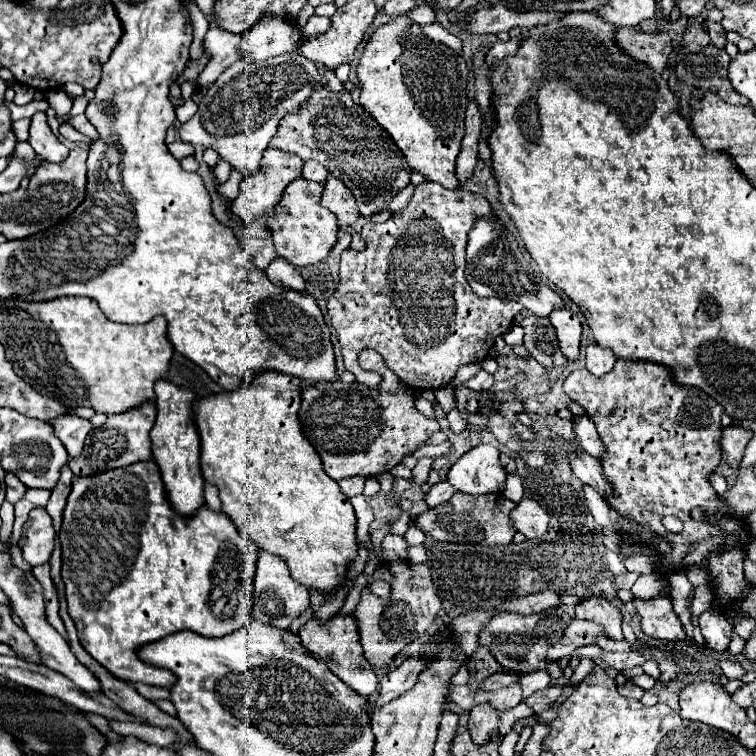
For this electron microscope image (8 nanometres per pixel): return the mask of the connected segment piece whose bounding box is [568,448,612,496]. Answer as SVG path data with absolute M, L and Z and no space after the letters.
M574 448L568 452L568 458L570 458L570 468L572 472L586 484L594 486L602 496L606 496L612 488L610 484L604 480L604 474L602 474L602 468L600 468L600 460L590 456L586 450L580 450L580 448Z

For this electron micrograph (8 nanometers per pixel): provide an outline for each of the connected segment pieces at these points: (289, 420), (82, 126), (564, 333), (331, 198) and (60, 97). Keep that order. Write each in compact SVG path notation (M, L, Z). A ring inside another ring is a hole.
M260 372L260 376L252 376L252 380L246 380L244 388L238 388L234 392L220 392L220 394L208 394L208 396L198 398L194 402L192 410L194 410L194 424L200 434L200 442L202 442L200 468L202 468L204 480L218 488L218 496L222 500L222 510L224 510L224 514L228 514L228 518L232 518L232 522L240 528L240 532L244 532L258 548L262 548L270 554L282 556L290 568L292 578L298 580L300 584L304 584L306 588L314 588L320 592L332 592L332 590L340 588L340 584L344 584L344 578L346 578L344 574L348 570L348 562L352 562L356 556L356 516L354 516L354 508L352 508L350 500L340 492L338 482L334 482L324 472L324 468L320 464L320 456L316 456L316 450L312 448L308 438L302 434L300 418L298 418L300 390L302 390L300 384L302 384L302 380L296 380L296 376L284 376L280 372Z
M80 114L80 116L72 118L72 120L70 120L70 124L72 124L72 126L74 126L78 132L82 132L82 134L90 136L92 140L96 140L96 138L98 138L98 132L94 130L94 126L88 122L88 118L86 118L84 114Z
M560 308L560 310L552 312L550 322L556 328L556 336L560 340L560 348L564 352L564 356L568 360L576 360L578 358L578 346L580 346L580 332L582 332L580 318L574 312Z
M332 174L328 176L328 180L324 184L322 204L332 214L336 214L340 224L354 224L360 218L352 192L348 192L348 188L344 184L340 184L340 180L336 180Z
M58 88L58 90L50 90L48 96L46 96L46 102L56 110L56 116L66 114L72 106L72 100L69 99L62 88Z

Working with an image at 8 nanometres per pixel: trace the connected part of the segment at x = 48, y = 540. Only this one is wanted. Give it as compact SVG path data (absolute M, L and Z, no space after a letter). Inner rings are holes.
M36 508L30 512L30 518L22 530L20 546L24 552L24 560L30 566L38 566L50 560L54 548L54 526L44 508Z

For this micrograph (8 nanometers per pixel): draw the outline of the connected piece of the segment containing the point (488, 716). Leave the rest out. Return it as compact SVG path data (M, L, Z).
M490 704L474 706L470 710L470 720L468 720L472 742L484 746L492 740L494 734L506 736L518 718L528 718L528 716L532 716L532 710L528 706L516 706L510 712L500 712Z

